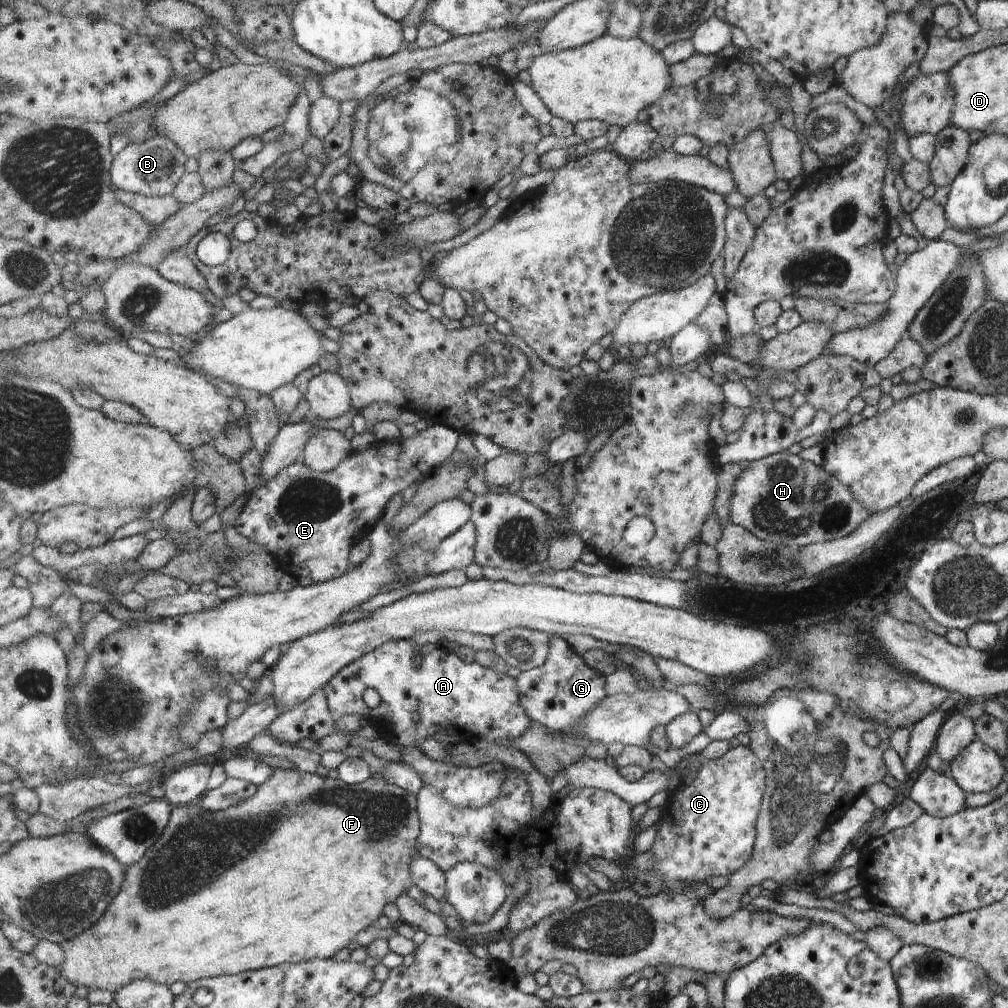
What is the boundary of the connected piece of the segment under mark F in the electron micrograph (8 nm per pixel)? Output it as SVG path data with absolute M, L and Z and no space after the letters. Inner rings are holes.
M277 769L276 774L258 788L258 792L251 800L234 805L222 812L213 813L204 810L197 803L191 806L176 806L170 824L161 839L147 852L142 861L127 868L123 890L119 892L119 898L111 902L111 910L107 910L107 914L91 930L85 930L79 938L73 938L73 942L69 940L60 945L65 954L65 961L56 970L75 987L85 987L88 992L107 990L115 994L131 982L142 979L165 985L175 984L175 982L189 984L208 977L239 975L285 964L333 959L337 952L341 952L343 948L355 942L361 930L376 926L376 921L381 914L384 914L385 908L391 903L396 903L399 896L407 893L407 890L414 885L410 865L414 857L419 855L418 837L421 834L421 826L421 820L418 818L418 798L402 787L373 778L359 785L348 786L338 777L321 778L315 773L297 769ZM221 842L241 842L241 844L245 842L247 844L245 854L227 856L225 852L229 850L223 850Z

